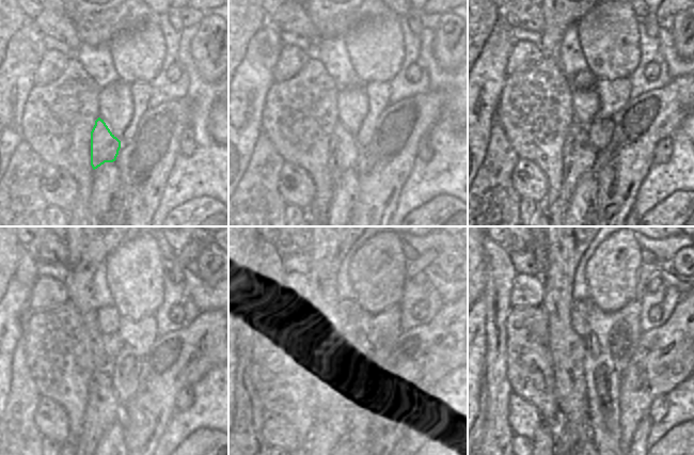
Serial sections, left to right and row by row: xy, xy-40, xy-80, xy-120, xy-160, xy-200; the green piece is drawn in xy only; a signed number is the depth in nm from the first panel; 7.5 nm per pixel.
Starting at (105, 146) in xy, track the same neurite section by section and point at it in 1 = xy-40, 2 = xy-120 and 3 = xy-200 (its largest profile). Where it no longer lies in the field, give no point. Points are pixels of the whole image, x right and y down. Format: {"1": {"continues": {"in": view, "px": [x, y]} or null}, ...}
{"1": {"continues": {"in": "xy-40", "px": [344, 148]}}, "2": {"continues": {"in": "xy-120", "px": [103, 408]}}, "3": {"continues": {"in": "xy-200", "px": [566, 441]}}}

